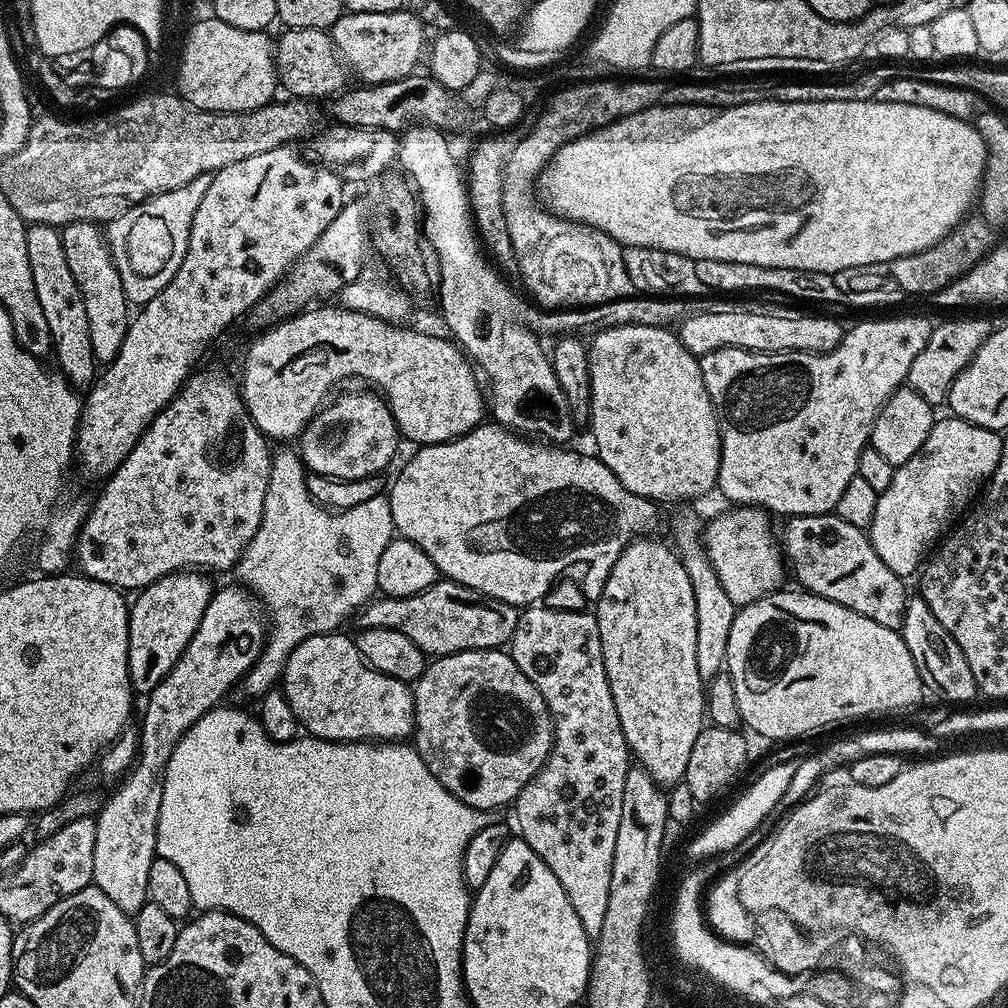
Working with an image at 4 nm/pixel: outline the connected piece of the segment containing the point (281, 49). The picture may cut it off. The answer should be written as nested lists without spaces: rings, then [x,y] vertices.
[[[284,28],[274,44],[276,75],[281,89],[292,98],[331,98],[349,83],[349,69],[336,51],[331,35],[323,28]]]

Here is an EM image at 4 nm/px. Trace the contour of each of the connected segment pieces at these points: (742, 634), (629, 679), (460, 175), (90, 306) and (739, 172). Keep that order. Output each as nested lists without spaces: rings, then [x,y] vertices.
[[[795,590],[770,592],[756,600],[753,604],[745,604],[734,618],[734,626],[730,626],[730,642],[728,643],[728,658],[726,671],[734,682],[734,694],[738,697],[738,710],[743,727],[753,728],[760,736],[768,740],[792,740],[795,736],[804,736],[815,728],[824,728],[835,720],[856,720],[859,716],[872,716],[875,712],[892,712],[895,708],[908,708],[919,705],[920,699],[926,696],[924,683],[920,680],[918,666],[914,666],[914,658],[910,658],[910,650],[906,650],[906,642],[895,628],[878,626],[870,618],[842,606],[838,602],[830,602],[821,596],[813,596],[811,592]]]
[[[652,538],[631,540],[626,550],[622,550],[618,562],[614,562],[614,570],[610,570],[610,578],[606,578],[602,594],[594,602],[594,615],[610,694],[614,694],[618,722],[622,722],[629,753],[640,759],[639,767],[645,768],[656,784],[671,786],[683,781],[694,742],[706,727],[706,684],[698,674],[698,618],[694,614],[690,574],[686,574],[686,566],[669,545],[668,549],[662,541],[648,539]]]
[[[418,124],[399,137],[398,164],[412,175],[411,183],[422,207],[423,239],[436,255],[436,264],[440,267],[440,312],[444,315],[444,324],[449,328],[451,339],[464,349],[465,356],[472,361],[477,373],[486,385],[486,404],[490,416],[497,424],[523,434],[528,438],[539,438],[556,446],[569,443],[574,423],[571,406],[567,404],[566,394],[559,385],[552,369],[549,353],[544,350],[541,337],[531,332],[522,322],[513,316],[513,303],[517,293],[507,284],[505,273],[496,267],[486,251],[480,234],[476,230],[476,221],[472,219],[472,207],[468,201],[468,186],[462,164],[456,161],[452,148],[443,131],[431,124]]]
[[[79,220],[63,225],[60,237],[66,262],[70,262],[70,274],[74,274],[74,282],[78,282],[78,290],[82,290],[82,302],[86,302],[86,319],[90,322],[90,346],[97,361],[110,362],[120,353],[122,342],[126,338],[130,323],[130,301],[124,292],[116,264],[112,261],[105,229],[91,220]]]
[[[771,98],[742,106],[716,108],[713,104],[681,104],[661,102],[638,114],[621,116],[613,124],[566,142],[541,169],[538,196],[549,213],[589,224],[628,248],[657,248],[682,254],[691,260],[721,259],[722,262],[753,264],[767,268],[814,270],[829,274],[849,266],[888,264],[896,258],[914,255],[934,247],[949,232],[960,227],[967,208],[978,200],[986,179],[989,145],[974,123],[951,117],[930,106],[907,105],[897,102],[866,101],[798,101],[784,102]]]

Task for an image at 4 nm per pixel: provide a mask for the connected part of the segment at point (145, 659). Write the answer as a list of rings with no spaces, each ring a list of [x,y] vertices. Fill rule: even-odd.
[[[181,570],[155,580],[139,589],[140,596],[131,601],[128,610],[128,669],[133,693],[147,694],[170,674],[178,658],[186,650],[206,606],[212,601],[214,585],[200,570]]]

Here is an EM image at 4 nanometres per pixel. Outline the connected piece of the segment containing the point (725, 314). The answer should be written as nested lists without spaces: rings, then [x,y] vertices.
[[[720,308],[717,312],[696,312],[688,314],[678,324],[680,340],[698,358],[723,348],[741,348],[751,352],[829,352],[840,344],[845,325],[828,316],[783,316],[780,312],[755,312],[752,308]]]

